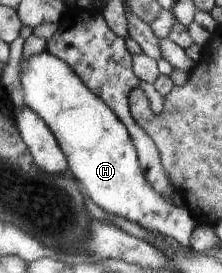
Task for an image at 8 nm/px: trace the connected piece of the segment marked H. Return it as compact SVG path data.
M47 49L32 54L29 58L22 56L19 66L20 81L24 88L24 104L34 110L51 129L66 156L68 171L78 180L84 193L106 213L127 219L147 231L174 238L181 245L189 247L189 238L198 225L197 220L190 214L187 207L175 206L171 201L163 198L147 182L139 167L138 150L133 138L110 105L99 95L91 92L91 89L87 88L83 82L82 77L66 61L52 55Z

